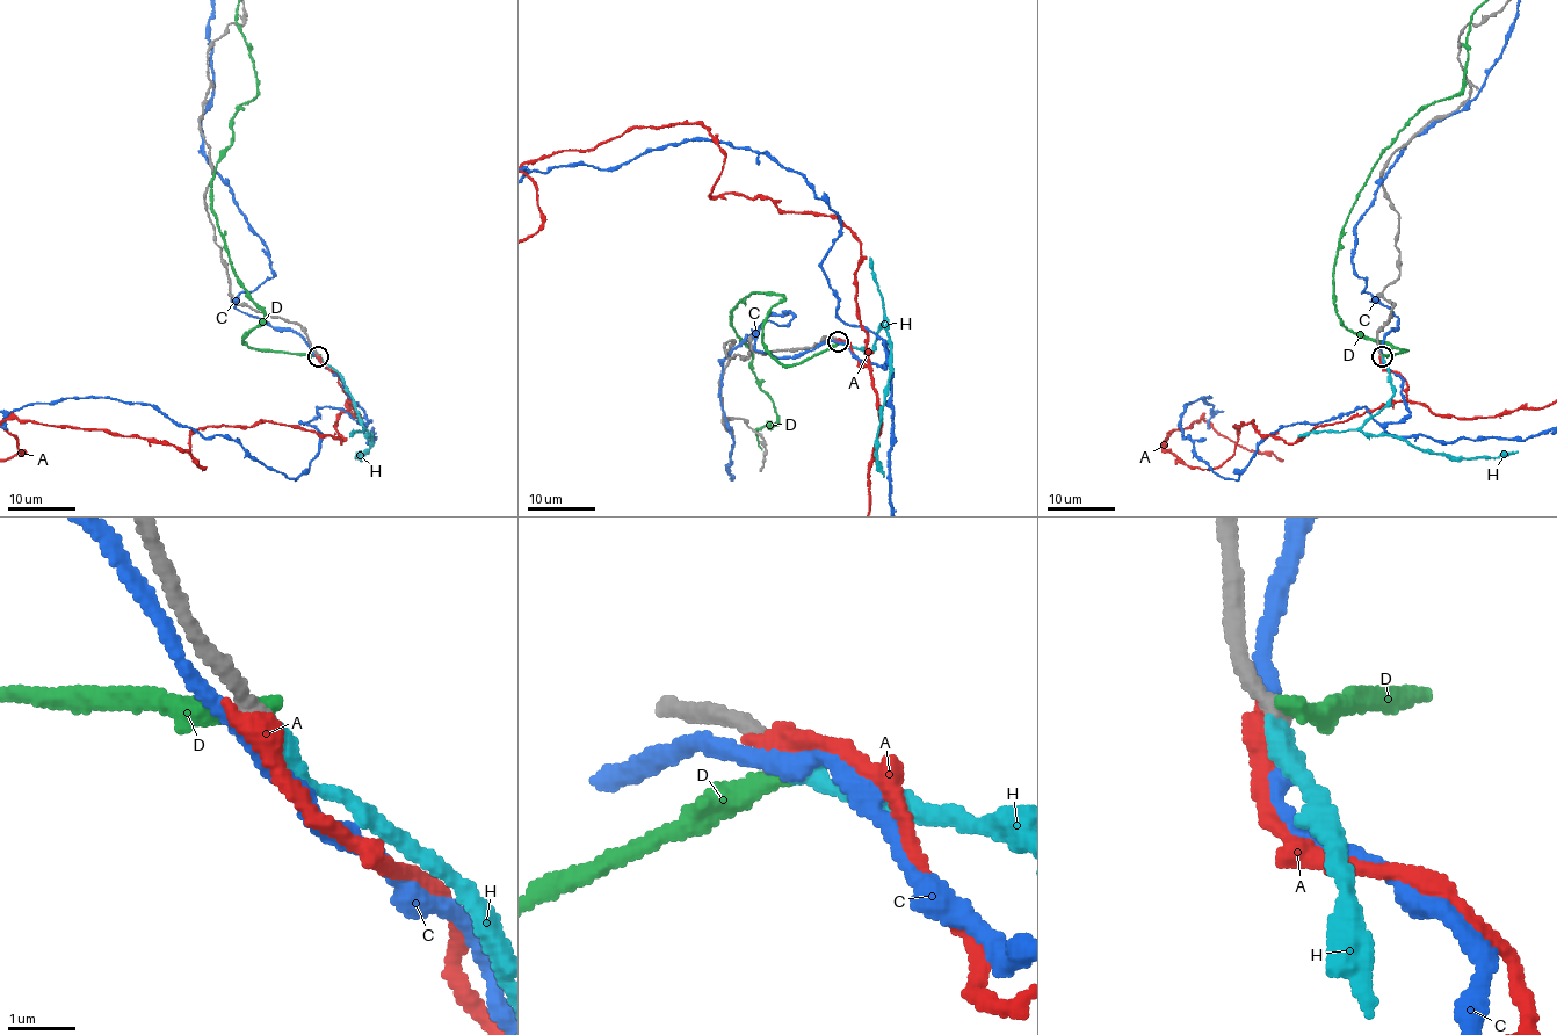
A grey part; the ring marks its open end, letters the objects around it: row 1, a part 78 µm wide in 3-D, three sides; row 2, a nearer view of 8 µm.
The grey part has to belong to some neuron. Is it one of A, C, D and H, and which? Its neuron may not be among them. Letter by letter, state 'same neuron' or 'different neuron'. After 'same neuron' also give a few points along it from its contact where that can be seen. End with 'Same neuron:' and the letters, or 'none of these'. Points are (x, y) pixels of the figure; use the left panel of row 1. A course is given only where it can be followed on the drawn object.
A: different neuron
C: different neuron
D: different neuron
H: same neuron; it runs (318, 355), (339, 374), (356, 409), (357, 420), (369, 435), (369, 447), (357, 457), (364, 450)
Same neuron: H

